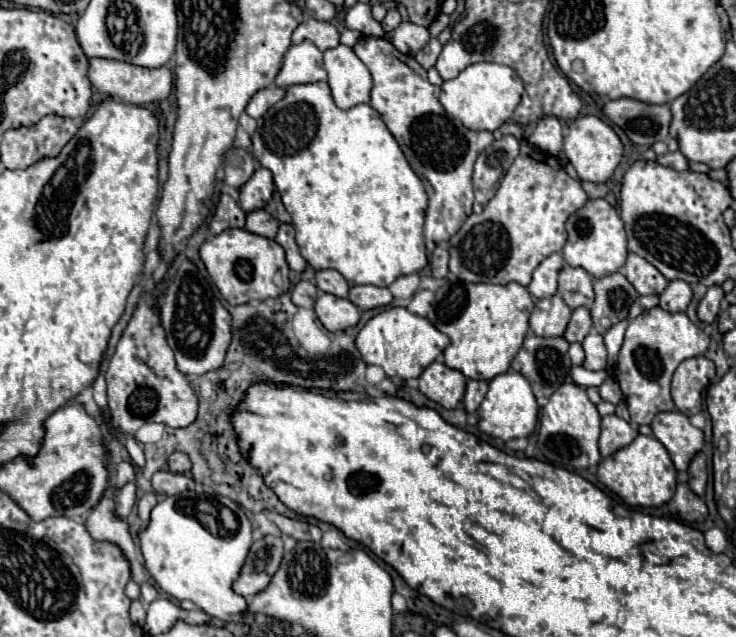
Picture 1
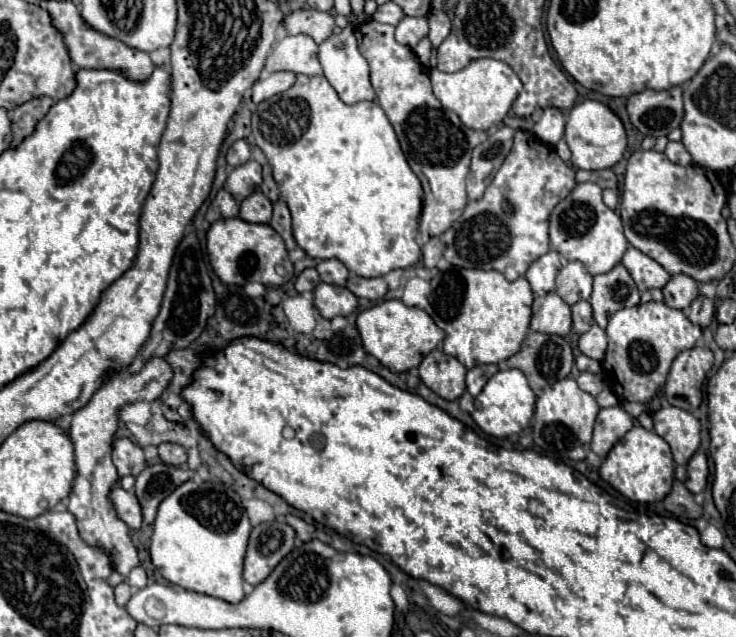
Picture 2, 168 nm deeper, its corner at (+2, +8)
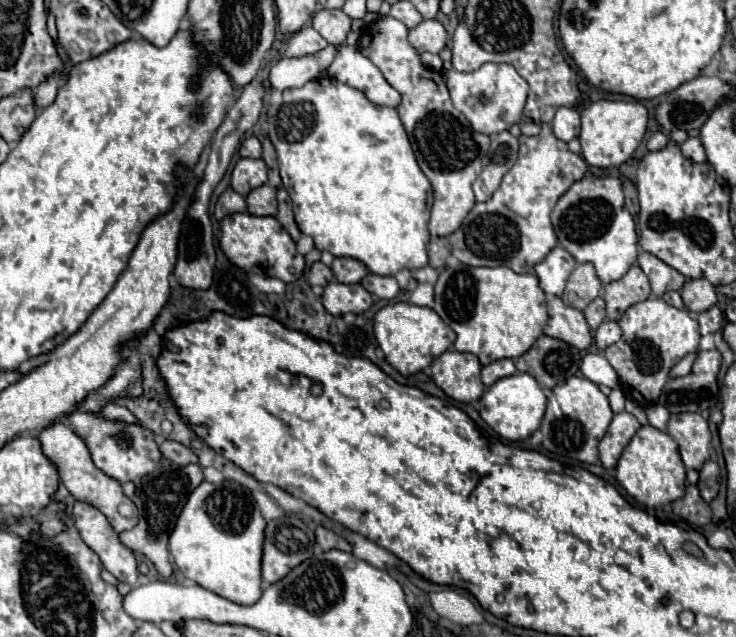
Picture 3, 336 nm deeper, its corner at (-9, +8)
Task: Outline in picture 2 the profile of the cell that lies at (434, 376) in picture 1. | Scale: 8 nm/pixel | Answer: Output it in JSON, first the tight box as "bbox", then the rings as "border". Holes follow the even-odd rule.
{"bbox":[418,349,466,401],"border":[[[438,349],[428,353],[418,369],[424,385],[442,399],[454,401],[466,391],[466,367],[458,359],[448,357]]]}

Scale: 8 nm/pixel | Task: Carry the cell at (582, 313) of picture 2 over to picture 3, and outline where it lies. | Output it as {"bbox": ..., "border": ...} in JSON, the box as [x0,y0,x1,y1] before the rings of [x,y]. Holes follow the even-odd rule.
{"bbox":[583,297,605,331],"border":[[[601,297],[593,299],[585,309],[583,309],[583,315],[589,323],[589,327],[595,331],[603,321],[605,321],[605,301]]]}

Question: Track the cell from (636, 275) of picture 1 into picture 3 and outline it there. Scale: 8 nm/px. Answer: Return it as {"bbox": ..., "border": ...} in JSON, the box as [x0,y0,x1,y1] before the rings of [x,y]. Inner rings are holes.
{"bbox":[637,251,685,297],"border":[[[641,251],[637,257],[637,263],[649,277],[653,295],[663,297],[663,293],[667,293],[667,291],[681,291],[685,277],[677,269],[673,269],[667,263],[663,263],[661,259],[657,259],[655,255]]]}

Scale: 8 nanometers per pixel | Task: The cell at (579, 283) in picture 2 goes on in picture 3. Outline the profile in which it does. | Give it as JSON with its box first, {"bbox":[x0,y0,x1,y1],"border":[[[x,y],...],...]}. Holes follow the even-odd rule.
{"bbox":[563,263,601,309],"border":[[[581,263],[567,279],[567,287],[563,293],[563,303],[575,309],[585,309],[601,289],[601,281],[591,263]]]}

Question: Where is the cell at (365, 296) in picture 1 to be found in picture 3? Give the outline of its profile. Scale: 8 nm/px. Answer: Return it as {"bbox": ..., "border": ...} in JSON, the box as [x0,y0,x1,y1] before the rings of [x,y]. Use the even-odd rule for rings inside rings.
{"bbox":[361,273,399,299],"border":[[[369,273],[363,277],[361,285],[367,287],[367,291],[377,295],[379,299],[395,299],[399,293],[399,285],[397,285],[395,277],[383,277],[383,275]]]}

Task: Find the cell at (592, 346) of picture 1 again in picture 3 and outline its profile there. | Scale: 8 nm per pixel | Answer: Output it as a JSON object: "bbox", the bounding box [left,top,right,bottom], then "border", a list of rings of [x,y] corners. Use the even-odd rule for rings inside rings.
{"bbox":[595,321,621,349],"border":[[[603,321],[599,329],[595,331],[595,345],[599,349],[605,349],[621,339],[621,327],[615,321]]]}

